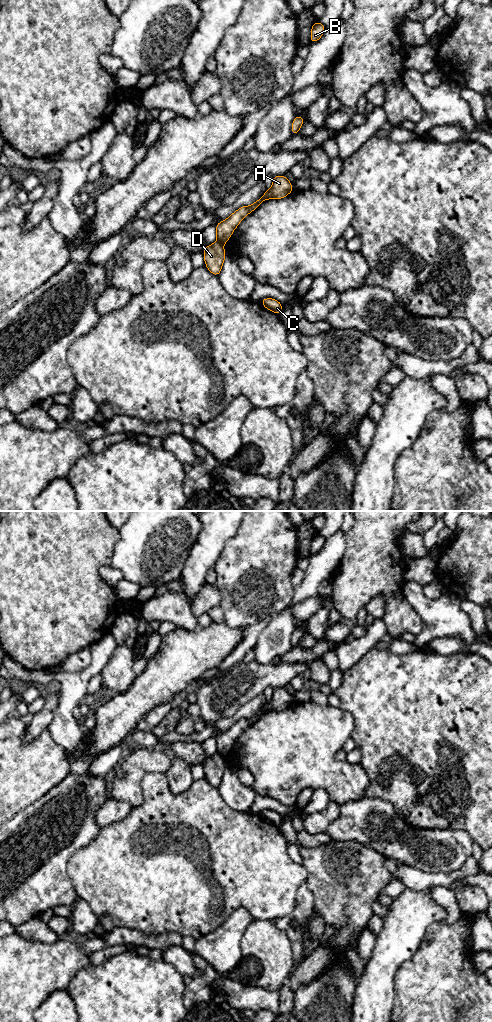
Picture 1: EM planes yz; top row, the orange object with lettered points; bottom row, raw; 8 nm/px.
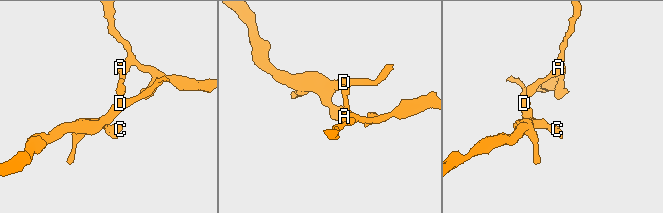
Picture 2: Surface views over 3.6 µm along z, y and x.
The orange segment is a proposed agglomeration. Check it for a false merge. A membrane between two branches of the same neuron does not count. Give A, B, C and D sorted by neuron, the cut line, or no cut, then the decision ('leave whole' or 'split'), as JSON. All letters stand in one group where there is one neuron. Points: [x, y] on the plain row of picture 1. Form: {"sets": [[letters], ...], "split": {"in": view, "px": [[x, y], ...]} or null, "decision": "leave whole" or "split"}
{"sets": [["A", "B"], ["C", "D"]], "split": {"in": "yz", "px": [[217, 753], [222, 756]]}, "decision": "split"}

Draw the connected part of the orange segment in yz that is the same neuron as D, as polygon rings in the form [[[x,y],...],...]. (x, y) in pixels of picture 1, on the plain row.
[[[217,753],[209,758],[206,758],[203,763],[203,767],[205,778],[213,787],[218,789],[226,769],[223,756]]]

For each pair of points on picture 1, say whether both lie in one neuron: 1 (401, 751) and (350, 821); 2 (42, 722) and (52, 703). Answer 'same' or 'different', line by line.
1: different
2: same

